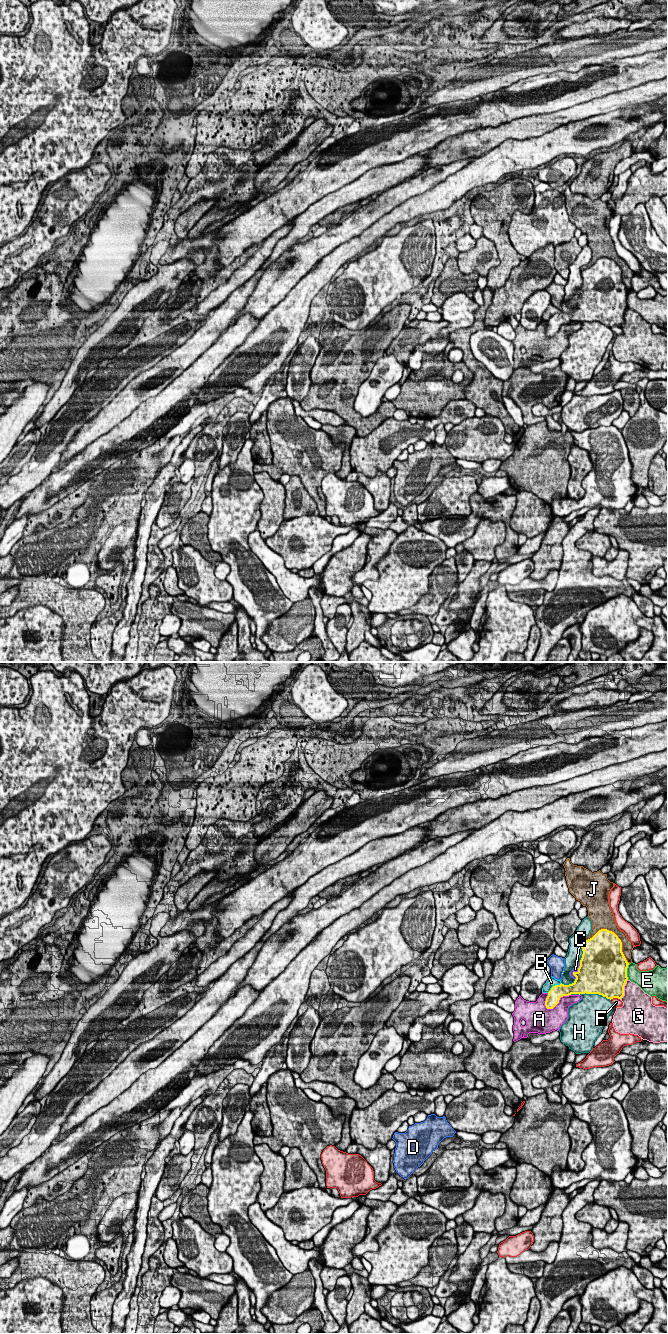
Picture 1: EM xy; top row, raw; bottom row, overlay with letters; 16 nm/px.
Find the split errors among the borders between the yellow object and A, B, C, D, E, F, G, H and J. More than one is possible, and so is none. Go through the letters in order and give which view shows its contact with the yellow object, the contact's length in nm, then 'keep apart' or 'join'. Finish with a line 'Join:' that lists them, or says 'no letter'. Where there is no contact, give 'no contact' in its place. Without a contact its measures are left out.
A: contact in xy; length 460 nm; keep apart
B: contact in xy; length 280 nm; keep apart
C: contact in xy; length 300 nm; join
D: no contact; keep apart
E: contact in xy; length 280 nm; keep apart
F: contact in xy; length 180 nm; keep apart
G: contact in xy; length 360 nm; keep apart
H: contact in xy; length 650 nm; keep apart
J: contact in xy; length 750 nm; keep apart
Join: C

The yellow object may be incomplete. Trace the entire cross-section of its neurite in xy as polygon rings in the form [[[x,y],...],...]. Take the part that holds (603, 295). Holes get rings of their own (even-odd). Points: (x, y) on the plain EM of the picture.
[[[607,257],[599,258],[592,266],[582,269],[582,286],[570,300],[575,307],[569,313],[555,313],[545,329],[547,337],[553,337],[561,325],[571,322],[599,322],[607,327],[624,324],[627,290],[622,280],[622,270]]]

